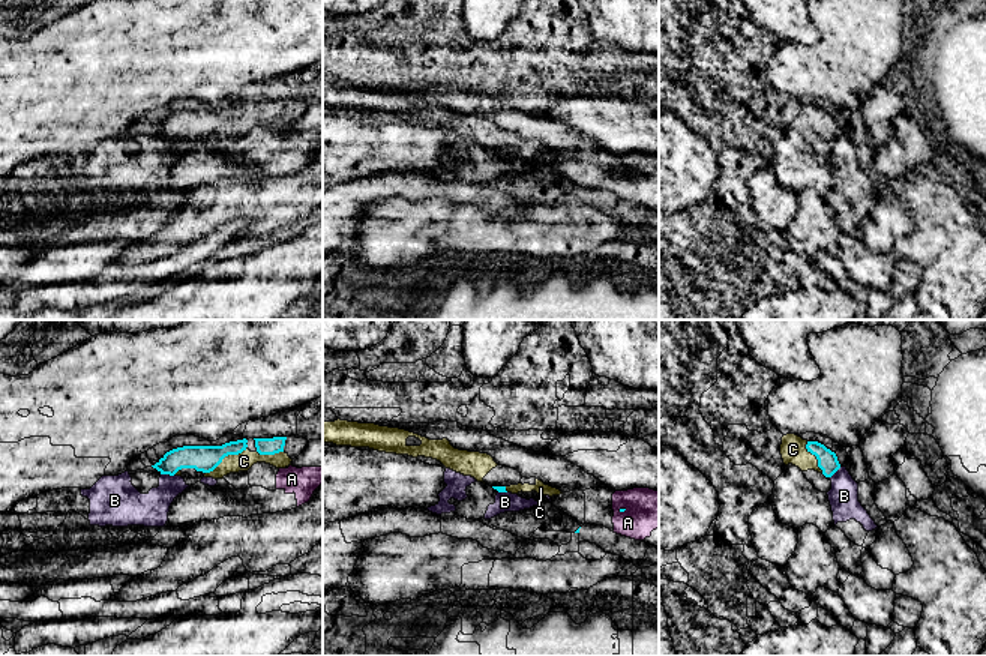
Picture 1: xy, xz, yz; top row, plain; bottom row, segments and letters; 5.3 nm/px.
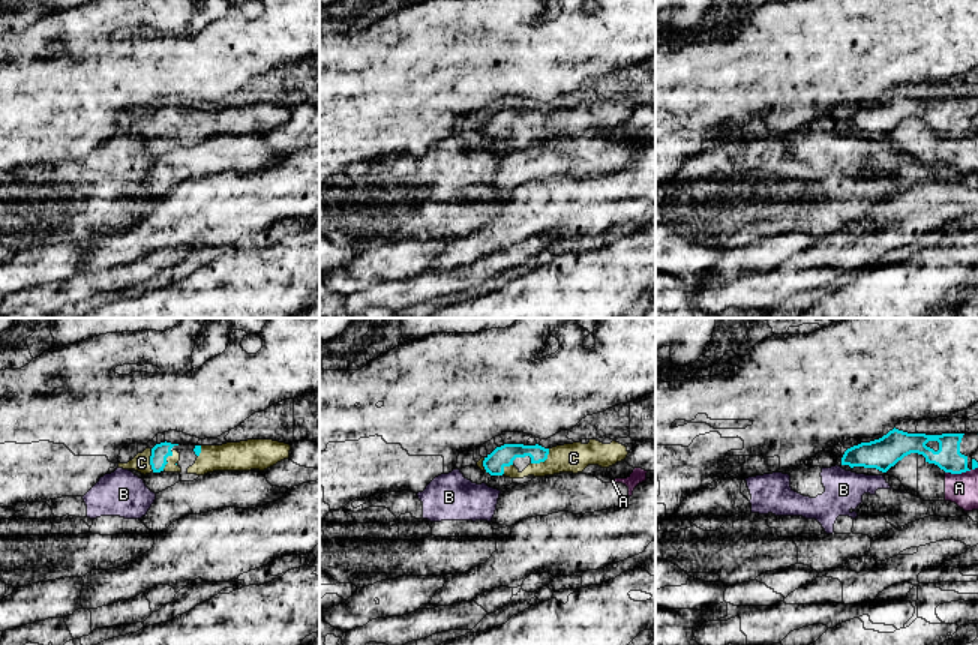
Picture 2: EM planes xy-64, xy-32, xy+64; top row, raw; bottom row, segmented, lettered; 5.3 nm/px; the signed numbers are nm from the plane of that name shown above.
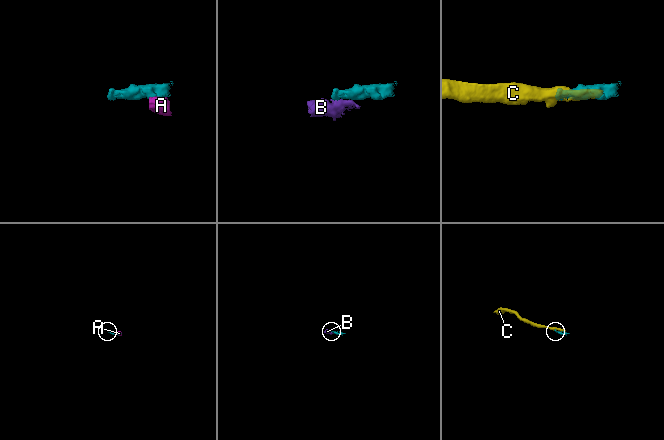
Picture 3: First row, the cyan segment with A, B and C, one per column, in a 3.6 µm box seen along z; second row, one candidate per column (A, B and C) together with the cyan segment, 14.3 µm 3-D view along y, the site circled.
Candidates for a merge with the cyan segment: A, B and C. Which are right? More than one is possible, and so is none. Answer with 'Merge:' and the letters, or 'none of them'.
Merge: C

